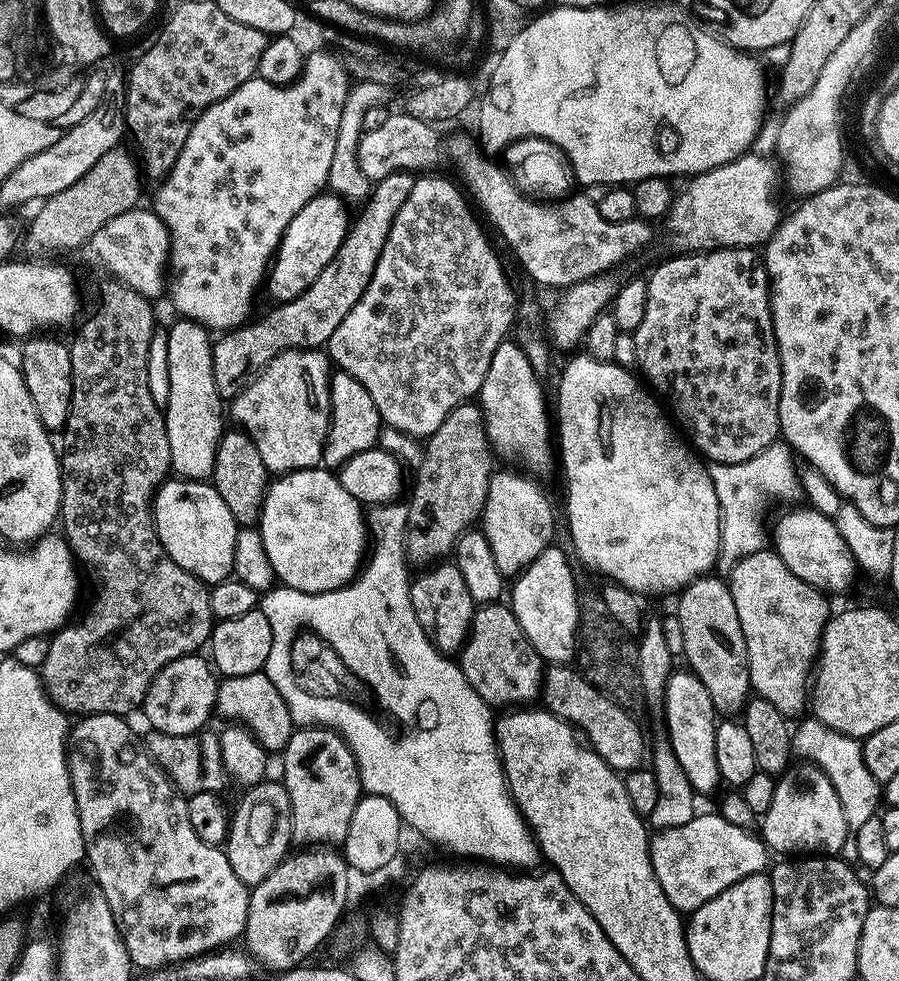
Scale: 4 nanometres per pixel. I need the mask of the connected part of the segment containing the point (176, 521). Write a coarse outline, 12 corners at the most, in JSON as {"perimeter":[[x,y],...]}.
{"perimeter":[[165,479],[150,501],[169,560],[229,579],[238,525],[211,483]]}

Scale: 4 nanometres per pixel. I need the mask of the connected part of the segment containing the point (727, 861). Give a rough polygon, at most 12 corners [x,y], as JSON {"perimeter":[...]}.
{"perimeter":[[723,814],[657,831],[656,877],[691,914],[769,867],[769,847]]}

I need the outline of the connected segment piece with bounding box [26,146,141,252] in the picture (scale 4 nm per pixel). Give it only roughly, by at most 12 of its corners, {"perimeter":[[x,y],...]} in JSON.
{"perimeter":[[113,147],[26,228],[36,252],[79,249],[133,207],[141,173]]}

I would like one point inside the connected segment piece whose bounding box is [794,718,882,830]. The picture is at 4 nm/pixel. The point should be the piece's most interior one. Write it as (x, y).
(842, 757)

